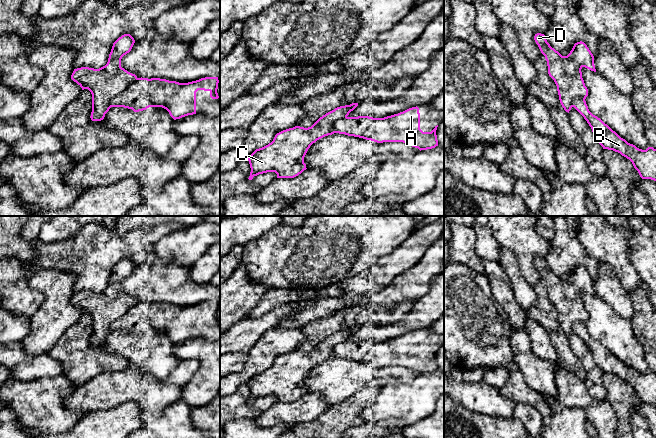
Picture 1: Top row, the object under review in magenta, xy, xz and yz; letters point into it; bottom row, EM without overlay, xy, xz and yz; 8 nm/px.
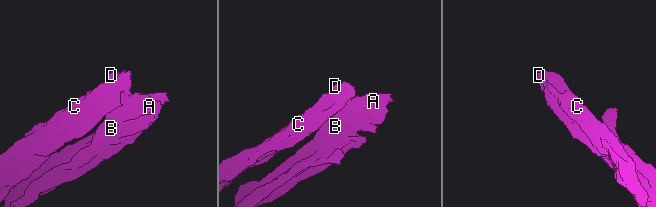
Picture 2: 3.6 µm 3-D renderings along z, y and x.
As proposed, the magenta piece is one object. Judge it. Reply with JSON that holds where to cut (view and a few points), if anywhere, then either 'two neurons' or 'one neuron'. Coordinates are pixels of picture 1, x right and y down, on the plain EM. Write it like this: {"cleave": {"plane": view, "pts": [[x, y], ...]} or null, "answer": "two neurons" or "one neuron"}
{"cleave": {"plane": "xy", "pts": [[137, 302], [112, 323], [110, 330]]}, "answer": "two neurons"}

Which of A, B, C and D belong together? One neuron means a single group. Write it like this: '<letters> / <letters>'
A B / C D

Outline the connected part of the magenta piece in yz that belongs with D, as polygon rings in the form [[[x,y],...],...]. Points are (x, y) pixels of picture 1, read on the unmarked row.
[[[535,258],[534,264],[545,280],[548,298],[557,310],[560,327],[569,337],[574,322],[586,323],[588,320],[581,293],[585,291],[596,296],[594,280],[582,265],[575,267],[567,280],[562,280],[550,270],[544,258]]]

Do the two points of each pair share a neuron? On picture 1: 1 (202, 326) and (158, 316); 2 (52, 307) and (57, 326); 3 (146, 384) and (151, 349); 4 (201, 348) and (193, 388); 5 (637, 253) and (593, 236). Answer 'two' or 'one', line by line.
1: one
2: one
3: two
4: one
5: two

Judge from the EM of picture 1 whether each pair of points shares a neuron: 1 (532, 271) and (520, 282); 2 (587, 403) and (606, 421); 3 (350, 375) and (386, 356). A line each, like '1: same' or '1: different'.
1: different
2: same
3: different

